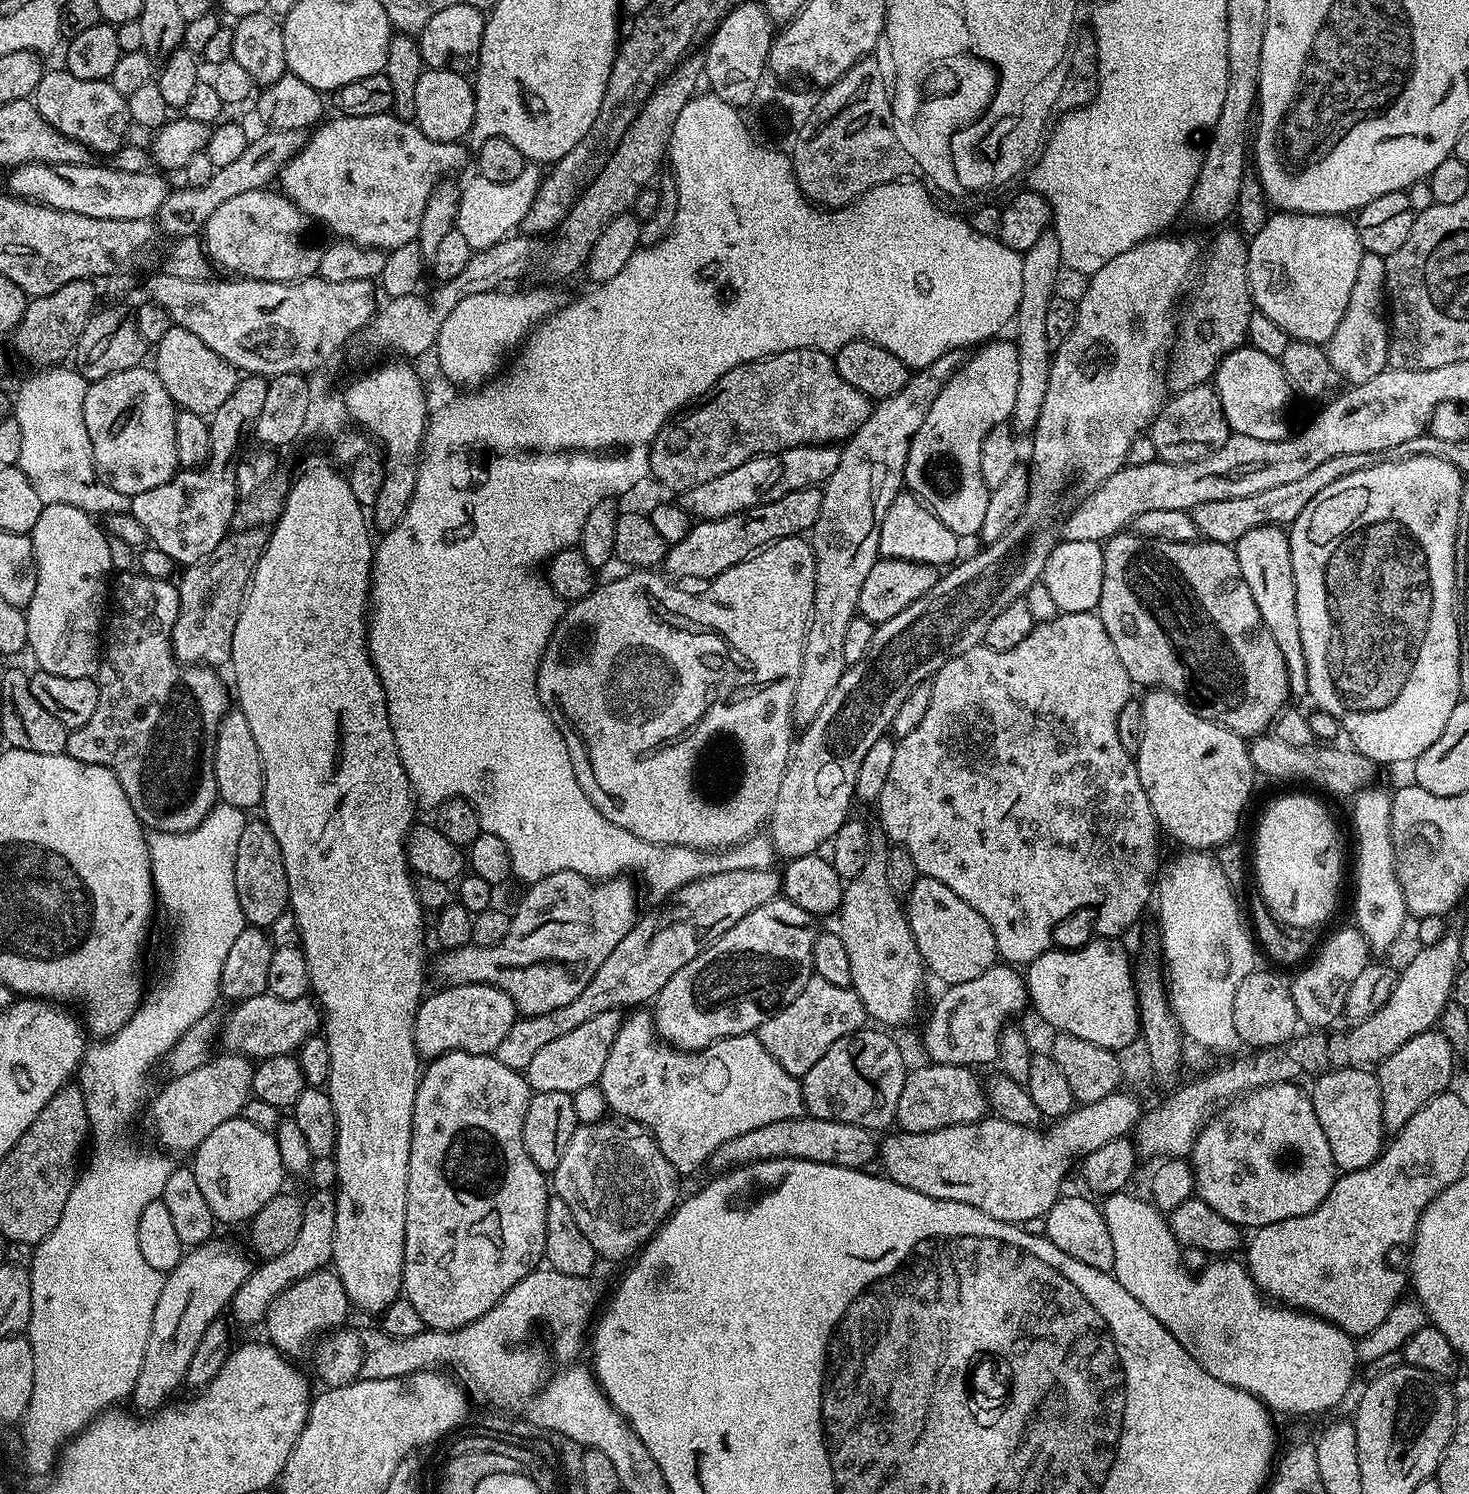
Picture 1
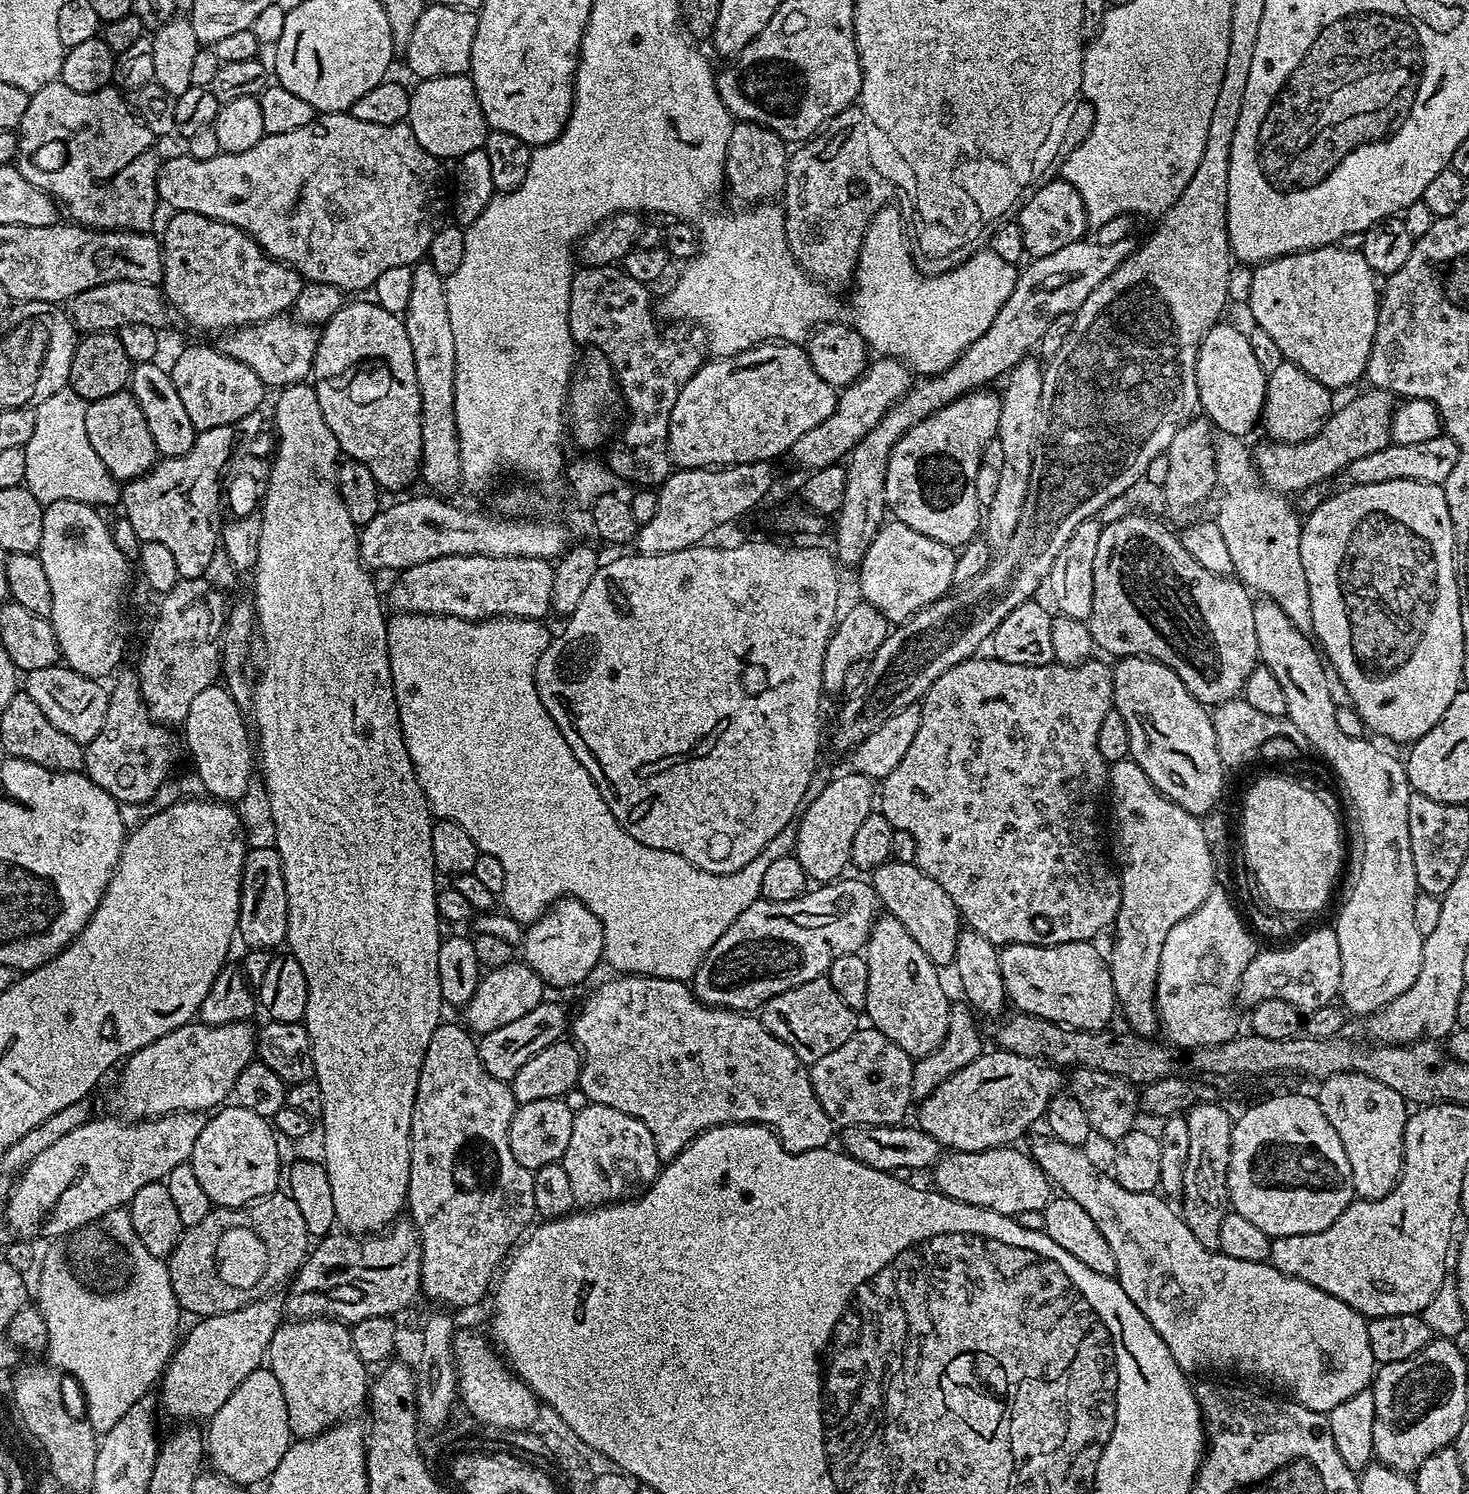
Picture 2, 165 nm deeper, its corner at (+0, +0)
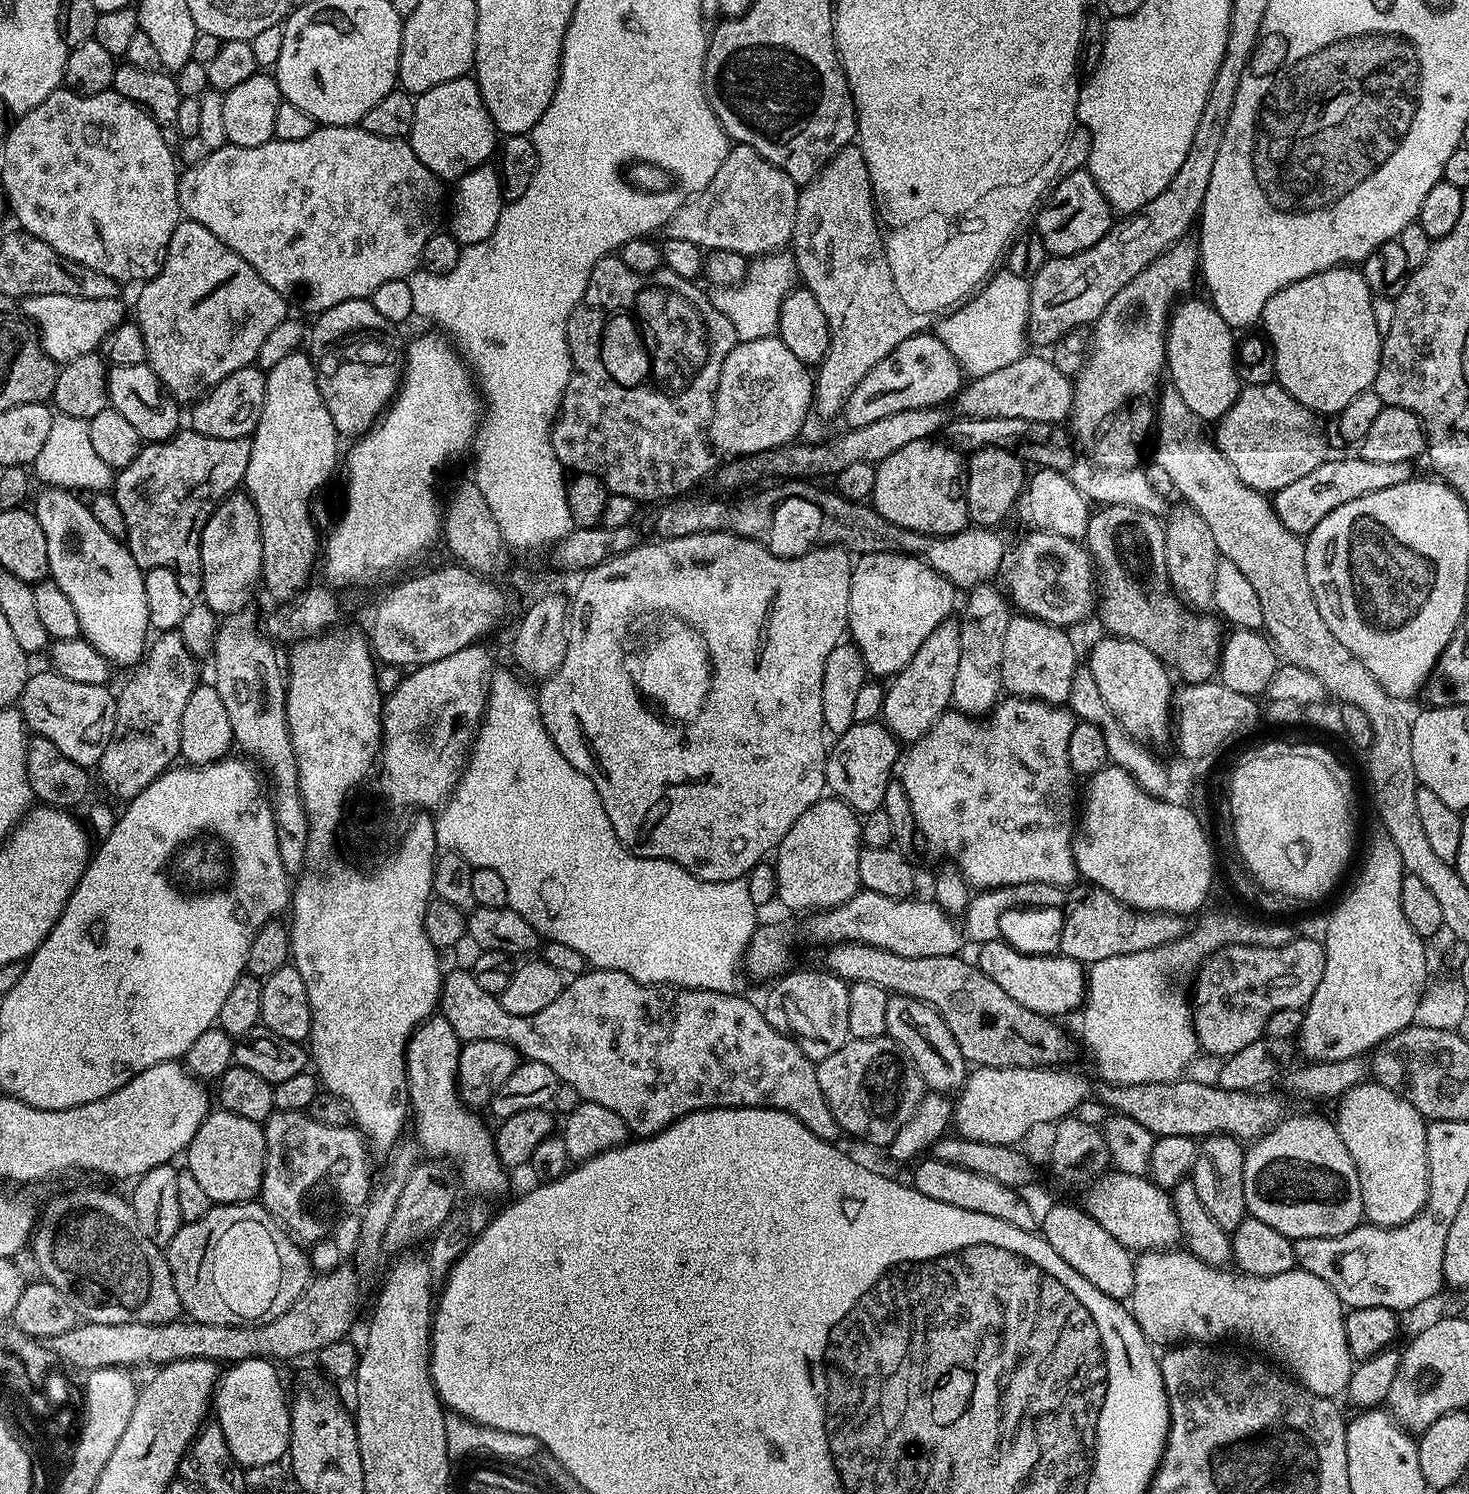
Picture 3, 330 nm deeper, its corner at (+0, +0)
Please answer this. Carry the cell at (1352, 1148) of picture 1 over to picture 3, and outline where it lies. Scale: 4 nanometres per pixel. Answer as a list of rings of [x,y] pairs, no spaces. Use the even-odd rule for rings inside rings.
[[[1375,1082],[1354,1086],[1339,1097],[1336,1106],[1334,1123],[1346,1150],[1350,1150],[1350,1158],[1354,1158],[1362,1186],[1364,1220],[1383,1228],[1410,1222],[1426,1206],[1430,1190],[1426,1117],[1406,1098]]]

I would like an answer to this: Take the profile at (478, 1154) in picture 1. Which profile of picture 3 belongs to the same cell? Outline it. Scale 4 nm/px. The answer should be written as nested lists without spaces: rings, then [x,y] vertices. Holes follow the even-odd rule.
[[[439,1014],[429,1016],[412,1033],[406,1053],[410,1116],[413,1121],[416,1119],[417,1142],[432,1155],[429,1157],[449,1156],[447,1159],[454,1165],[463,1191],[465,1188],[472,1192],[468,1194],[493,1198],[507,1190],[509,1173],[496,1153],[493,1129],[488,1129],[480,1117],[483,1115],[477,1114],[460,1098],[456,1075],[461,1047],[462,1042],[454,1034],[450,1022]]]

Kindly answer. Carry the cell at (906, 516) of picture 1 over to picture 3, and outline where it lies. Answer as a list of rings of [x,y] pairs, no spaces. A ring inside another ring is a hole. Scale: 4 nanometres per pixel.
[[[866,554],[852,565],[850,606],[848,607],[848,632],[851,643],[856,645],[865,660],[867,671],[876,678],[891,678],[918,654],[918,646],[934,634],[943,620],[953,615],[957,589],[942,574],[938,574],[919,556],[906,554]]]

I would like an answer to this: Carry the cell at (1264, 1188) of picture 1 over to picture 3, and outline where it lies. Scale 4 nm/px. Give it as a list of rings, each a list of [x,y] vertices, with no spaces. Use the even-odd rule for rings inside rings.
[[[1292,1116],[1281,1119],[1269,1130],[1265,1136],[1258,1137],[1247,1145],[1244,1154],[1244,1189],[1246,1190],[1246,1206],[1248,1216],[1258,1222],[1266,1222],[1266,1226],[1274,1226],[1278,1234],[1287,1236],[1289,1240],[1295,1242],[1302,1238],[1330,1238],[1331,1236],[1341,1236],[1350,1230],[1360,1227],[1364,1220],[1364,1207],[1362,1206],[1362,1186],[1358,1182],[1358,1170],[1354,1166],[1354,1158],[1350,1158],[1350,1150],[1346,1150],[1346,1142],[1338,1134],[1335,1123],[1331,1119],[1323,1120],[1320,1116]]]

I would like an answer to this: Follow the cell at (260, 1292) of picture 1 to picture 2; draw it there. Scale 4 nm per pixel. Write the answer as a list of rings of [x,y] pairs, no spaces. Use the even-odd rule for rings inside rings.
[[[268,1294],[263,1298],[253,1298],[241,1303],[240,1308],[233,1312],[223,1312],[217,1316],[200,1318],[195,1321],[196,1325],[189,1330],[185,1340],[183,1337],[179,1341],[178,1347],[173,1351],[170,1361],[162,1372],[164,1389],[158,1392],[158,1400],[163,1411],[165,1408],[176,1419],[176,1422],[204,1422],[217,1415],[227,1405],[224,1403],[231,1396],[233,1399],[241,1382],[250,1374],[254,1374],[257,1368],[265,1363],[270,1338],[274,1338],[276,1329],[285,1319],[285,1297],[276,1295],[280,1294]]]

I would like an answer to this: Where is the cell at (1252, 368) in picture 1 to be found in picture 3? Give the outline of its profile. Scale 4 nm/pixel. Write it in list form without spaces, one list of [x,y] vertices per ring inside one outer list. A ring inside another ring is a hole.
[[[1192,298],[1181,299],[1169,317],[1166,337],[1168,342],[1166,372],[1169,377],[1172,375],[1171,387],[1176,388],[1178,394],[1182,394],[1182,402],[1186,402],[1186,406],[1190,406],[1190,410],[1194,410],[1194,414],[1198,414],[1200,420],[1219,422],[1226,414],[1226,410],[1234,406],[1242,387],[1242,381],[1236,375],[1236,344],[1234,339],[1232,340],[1234,330],[1218,315],[1207,299],[1188,299]]]

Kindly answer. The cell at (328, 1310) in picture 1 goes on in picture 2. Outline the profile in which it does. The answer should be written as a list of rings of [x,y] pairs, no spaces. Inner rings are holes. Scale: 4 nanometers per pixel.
[[[314,1316],[310,1320],[292,1318],[281,1323],[274,1338],[270,1338],[266,1364],[282,1386],[288,1407],[288,1430],[296,1438],[311,1438],[332,1425],[341,1423],[347,1417],[344,1416],[347,1412],[354,1411],[363,1400],[365,1403],[370,1392],[369,1369],[354,1350],[349,1325],[338,1320]]]

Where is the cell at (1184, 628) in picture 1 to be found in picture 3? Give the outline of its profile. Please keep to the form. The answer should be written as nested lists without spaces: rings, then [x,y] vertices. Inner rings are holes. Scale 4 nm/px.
[[[1105,504],[1092,512],[1086,547],[1092,554],[1092,563],[1098,573],[1098,619],[1103,624],[1103,631],[1146,646],[1146,650],[1163,660],[1165,665],[1173,669],[1176,667],[1189,684],[1203,684],[1213,679],[1220,666],[1221,621],[1215,615],[1197,614],[1173,590],[1164,561],[1164,524],[1142,510]]]

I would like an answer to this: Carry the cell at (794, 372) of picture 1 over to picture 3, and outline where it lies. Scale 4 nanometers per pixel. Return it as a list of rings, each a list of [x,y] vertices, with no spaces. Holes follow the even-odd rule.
[[[779,335],[756,338],[754,341],[737,342],[726,362],[722,362],[722,374],[716,387],[716,411],[708,424],[708,438],[717,453],[725,452],[728,458],[747,458],[762,454],[781,444],[790,444],[804,428],[808,420],[808,411],[814,408],[814,376],[809,365],[804,364],[786,347]]]

